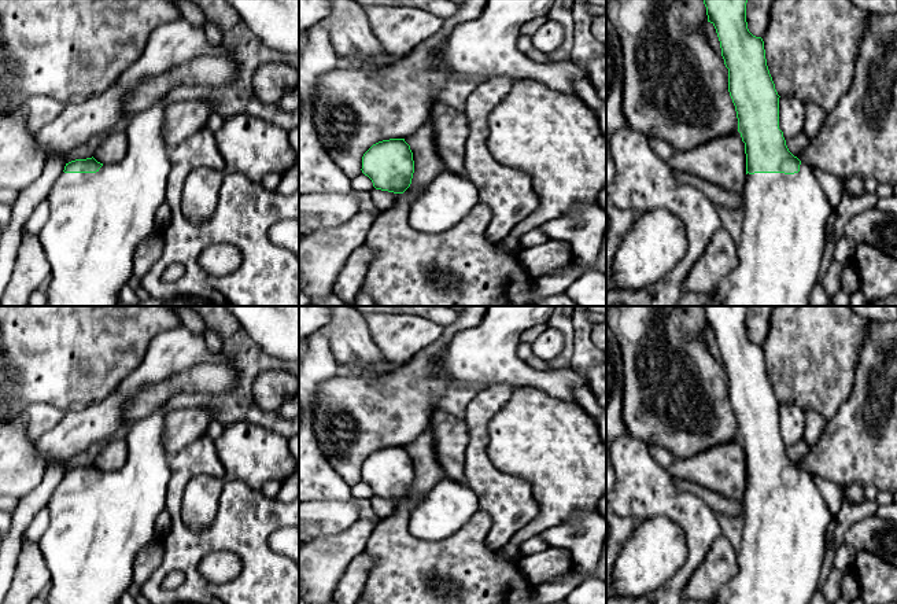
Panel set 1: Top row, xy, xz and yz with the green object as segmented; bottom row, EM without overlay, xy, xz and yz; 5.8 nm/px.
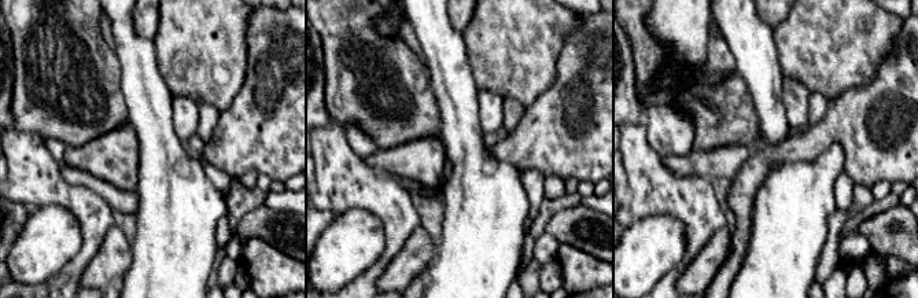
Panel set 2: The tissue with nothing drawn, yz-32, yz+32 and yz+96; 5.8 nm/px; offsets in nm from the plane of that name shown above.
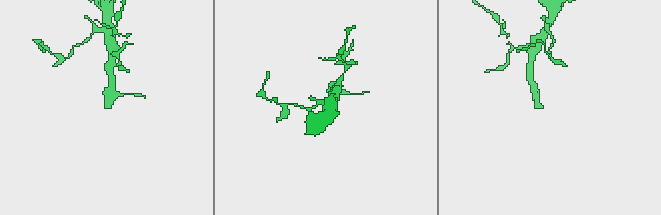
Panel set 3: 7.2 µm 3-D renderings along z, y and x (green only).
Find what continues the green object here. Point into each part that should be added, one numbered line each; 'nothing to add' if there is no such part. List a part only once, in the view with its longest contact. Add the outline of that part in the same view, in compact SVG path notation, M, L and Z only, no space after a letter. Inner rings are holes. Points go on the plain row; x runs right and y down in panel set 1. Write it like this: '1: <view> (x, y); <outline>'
1: yz (785, 523); M801 469L794 482L748 480L742 505L738 571L728 583L724 604L811 604L824 561L826 533L833 522L813 476Z

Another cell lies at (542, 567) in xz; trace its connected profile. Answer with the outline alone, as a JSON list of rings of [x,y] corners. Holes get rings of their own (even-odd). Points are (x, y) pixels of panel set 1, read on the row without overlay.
[[[549,548],[545,552],[523,557],[520,563],[520,571],[532,586],[550,582],[572,567],[572,555],[564,548]]]

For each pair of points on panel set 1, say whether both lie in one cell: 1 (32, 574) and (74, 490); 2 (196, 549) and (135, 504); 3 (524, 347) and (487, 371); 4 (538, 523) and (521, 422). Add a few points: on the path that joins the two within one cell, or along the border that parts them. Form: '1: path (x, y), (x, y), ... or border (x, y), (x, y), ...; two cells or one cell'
1: border (36, 544), (48, 570), (50, 585); two cells
2: border (170, 475), (166, 483), (165, 507); two cells
3: border (519, 341), (517, 354), (524, 361); two cells
4: path (546, 498), (546, 446); one cell

